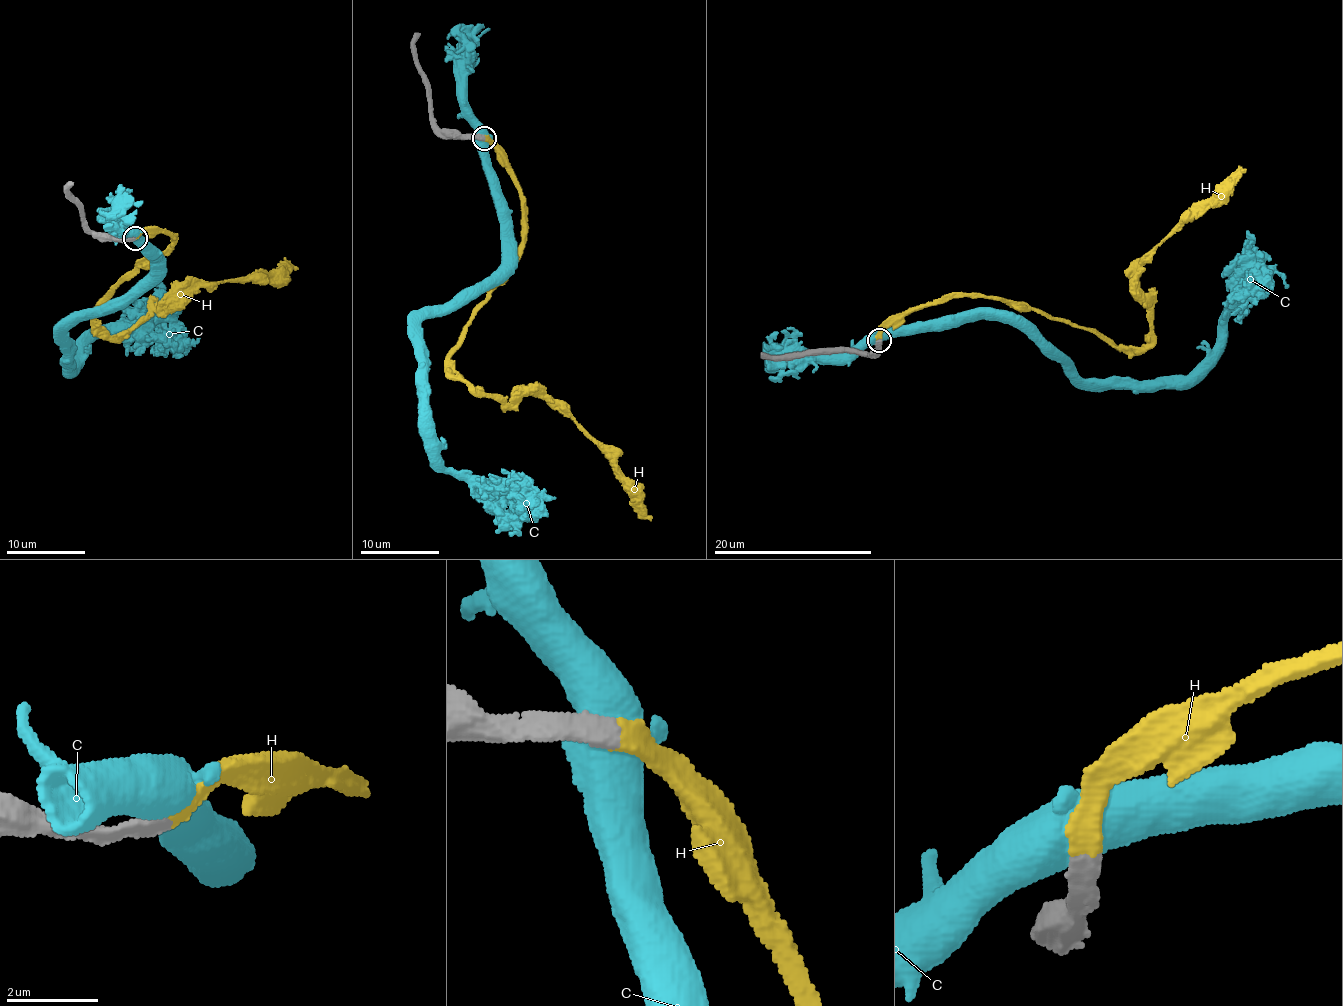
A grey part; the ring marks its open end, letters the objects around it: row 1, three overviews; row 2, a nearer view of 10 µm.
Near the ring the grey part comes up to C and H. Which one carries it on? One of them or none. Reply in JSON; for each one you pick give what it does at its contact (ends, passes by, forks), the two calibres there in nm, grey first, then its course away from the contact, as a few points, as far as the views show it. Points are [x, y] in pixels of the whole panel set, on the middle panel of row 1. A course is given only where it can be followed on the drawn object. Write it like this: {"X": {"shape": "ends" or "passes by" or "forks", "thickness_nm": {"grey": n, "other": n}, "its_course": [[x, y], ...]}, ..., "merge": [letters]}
{"H": {"shape": "ends", "thickness_nm": {"grey": 400, "other": 360}, "its_course": [[484, 138], [519, 192], [522, 248], [450, 356], [454, 372], [509, 401], [530, 393], [562, 403], [651, 521]]}, "merge": ["H"]}

